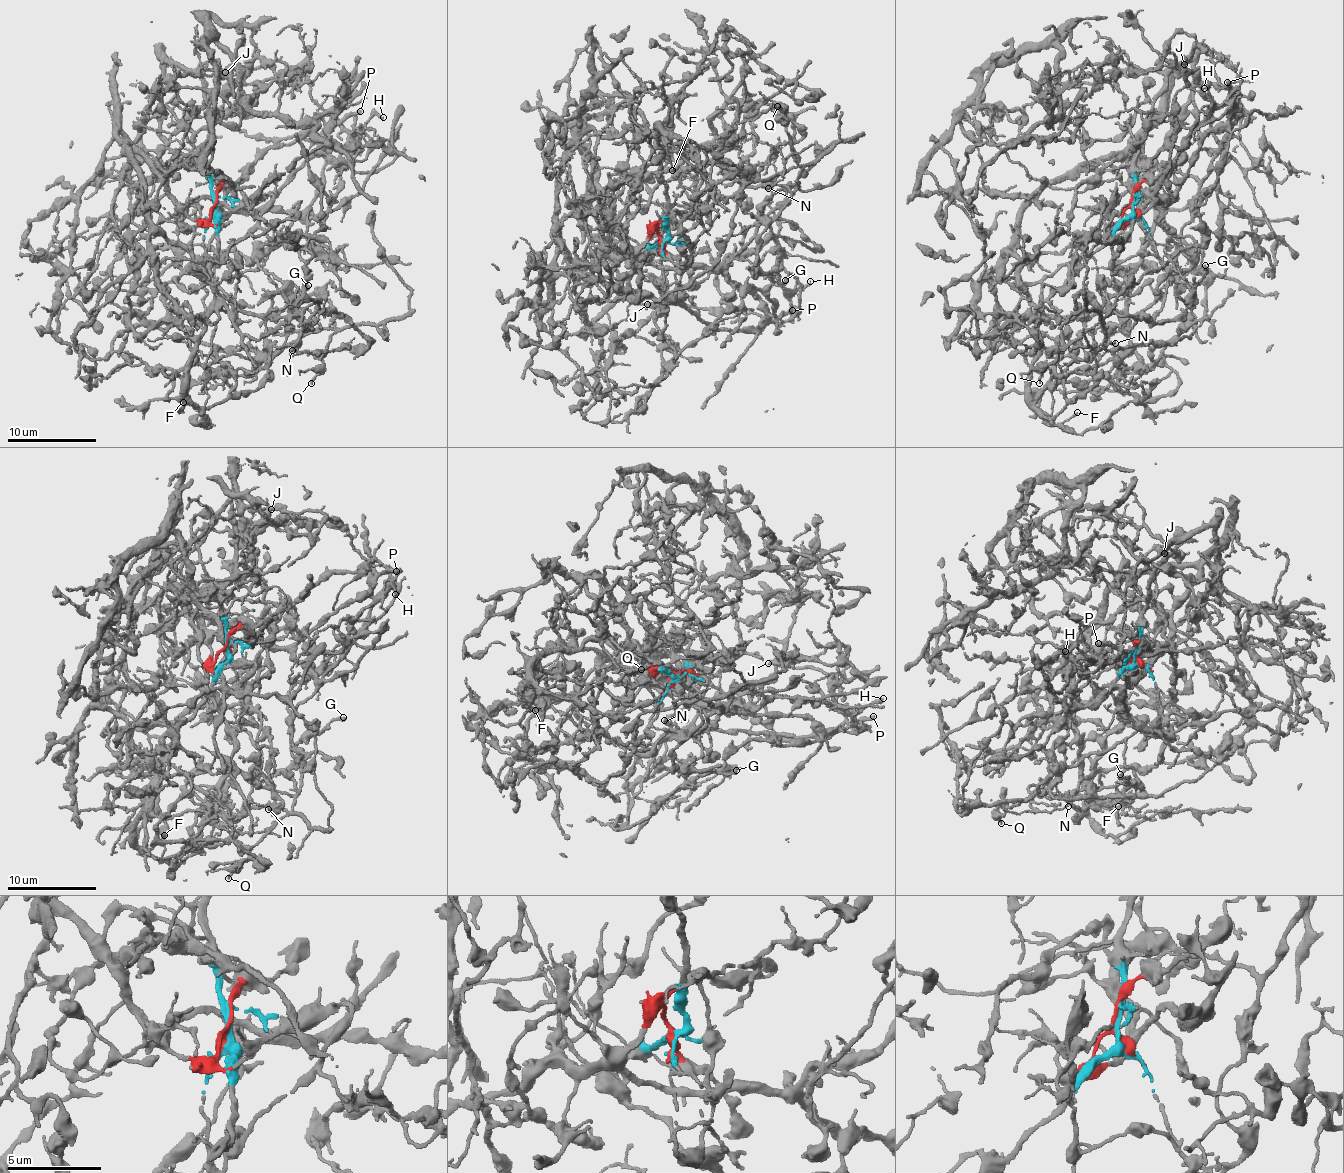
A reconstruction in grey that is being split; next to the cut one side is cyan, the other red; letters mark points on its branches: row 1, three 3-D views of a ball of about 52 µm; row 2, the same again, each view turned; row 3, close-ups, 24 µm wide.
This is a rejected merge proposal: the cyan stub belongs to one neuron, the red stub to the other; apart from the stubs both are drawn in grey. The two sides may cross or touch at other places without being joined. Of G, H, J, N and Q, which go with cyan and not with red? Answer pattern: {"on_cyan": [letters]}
{"on_cyan": ["G", "J", "N", "Q"]}

